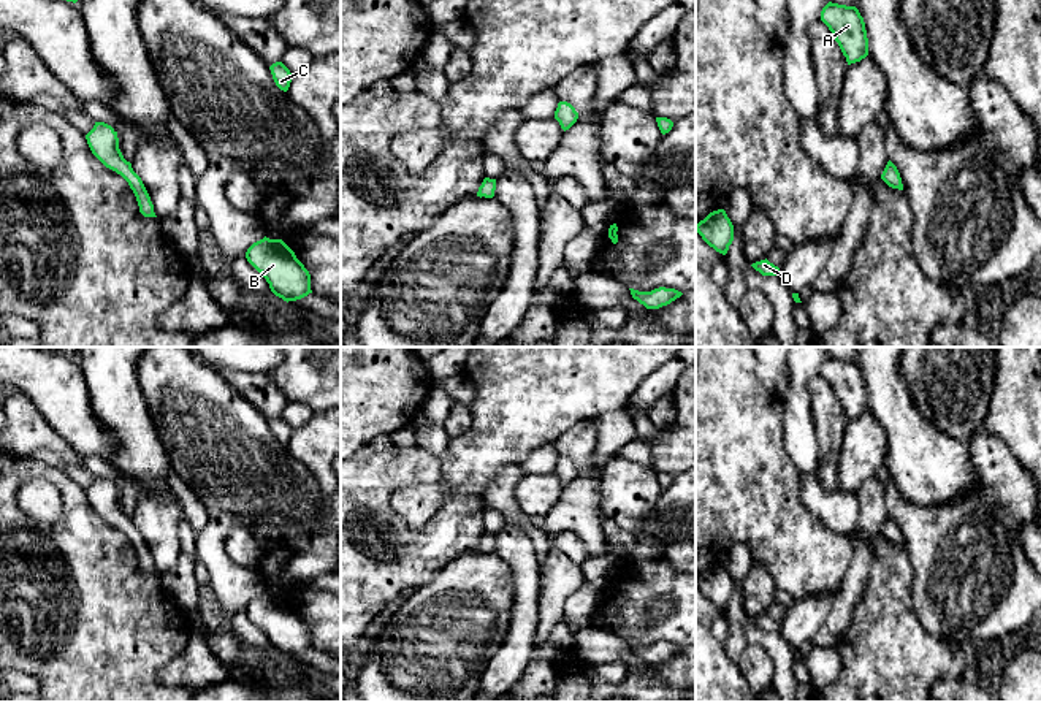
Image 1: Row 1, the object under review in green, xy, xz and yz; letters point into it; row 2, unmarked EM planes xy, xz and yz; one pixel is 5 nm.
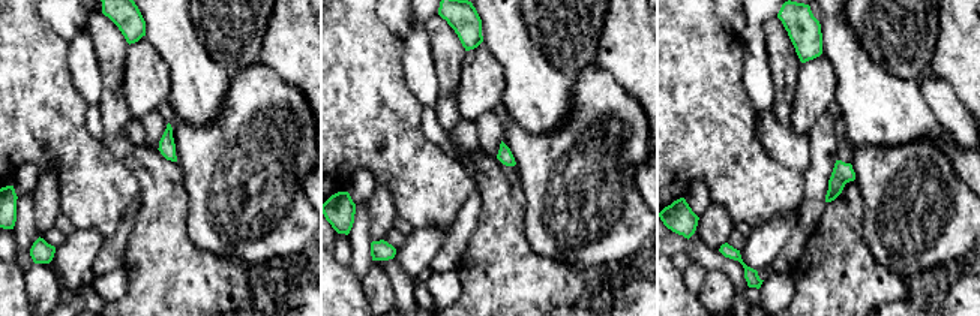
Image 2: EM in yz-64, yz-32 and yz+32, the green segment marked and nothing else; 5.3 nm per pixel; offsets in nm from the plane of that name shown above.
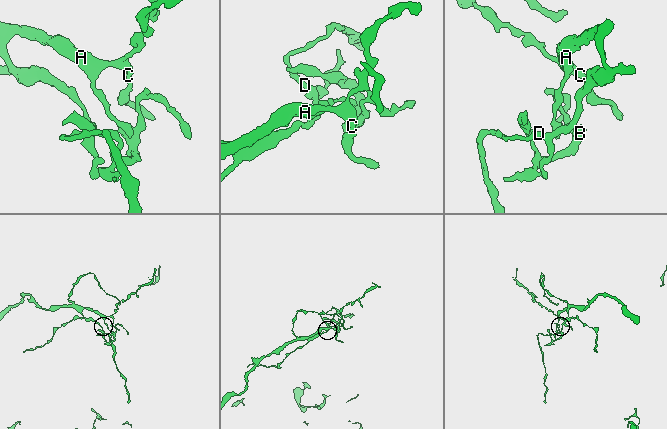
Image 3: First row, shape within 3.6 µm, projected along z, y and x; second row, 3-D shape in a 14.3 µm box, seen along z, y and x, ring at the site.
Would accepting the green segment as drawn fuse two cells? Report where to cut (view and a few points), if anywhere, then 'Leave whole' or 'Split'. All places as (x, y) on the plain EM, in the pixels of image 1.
No split. Leave whole

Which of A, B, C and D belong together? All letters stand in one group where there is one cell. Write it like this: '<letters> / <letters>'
A B C D

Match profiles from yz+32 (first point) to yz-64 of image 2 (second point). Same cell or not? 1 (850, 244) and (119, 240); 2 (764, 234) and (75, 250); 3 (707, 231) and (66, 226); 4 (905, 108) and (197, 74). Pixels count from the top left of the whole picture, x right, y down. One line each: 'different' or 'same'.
1: different
2: same
3: different
4: same

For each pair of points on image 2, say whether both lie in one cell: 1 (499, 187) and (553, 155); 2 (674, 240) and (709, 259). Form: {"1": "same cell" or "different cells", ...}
{"1": "different cells", "2": "same cell"}

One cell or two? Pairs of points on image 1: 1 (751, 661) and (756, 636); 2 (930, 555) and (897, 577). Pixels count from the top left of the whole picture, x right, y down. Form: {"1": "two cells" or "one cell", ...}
{"1": "two cells", "2": "two cells"}

